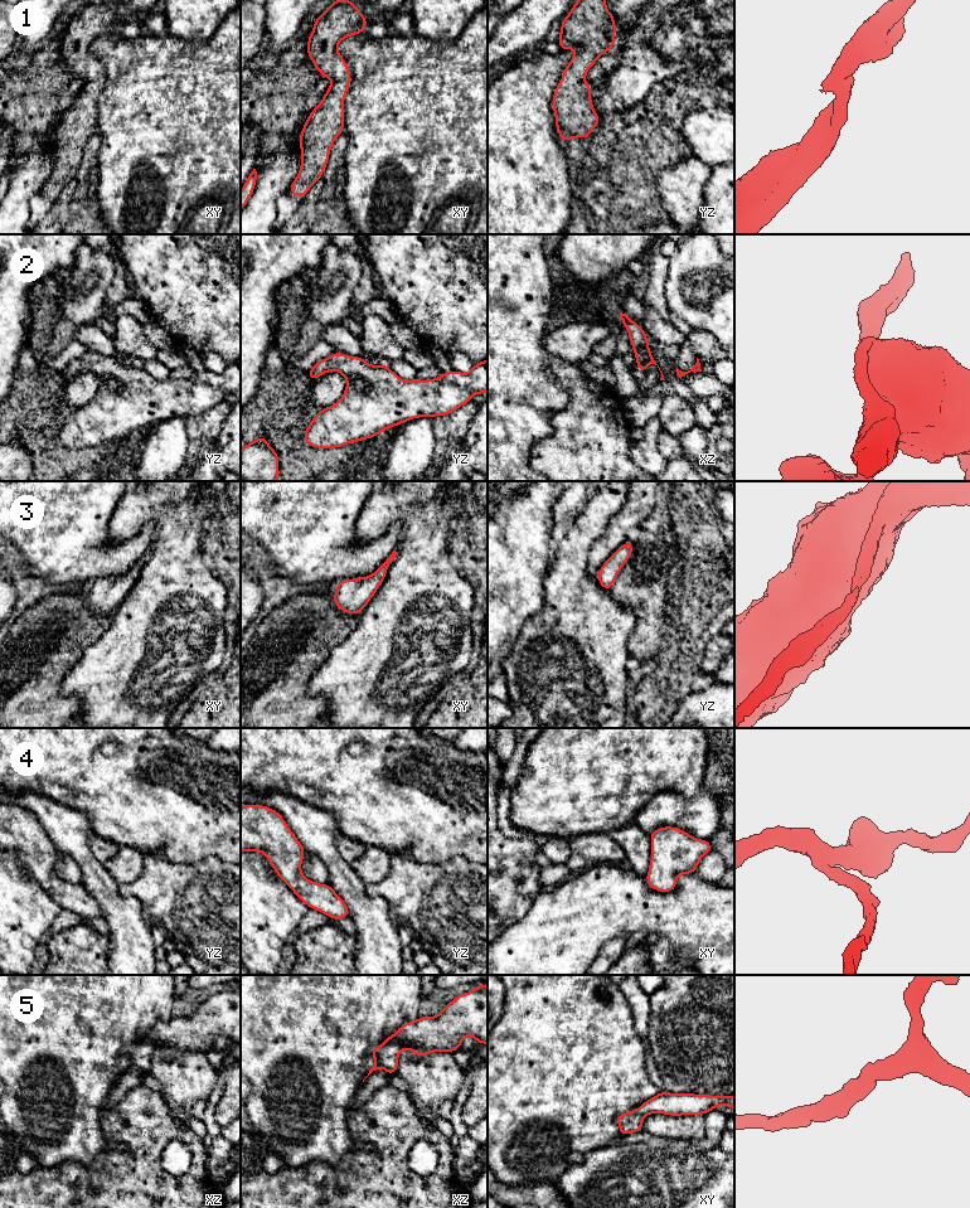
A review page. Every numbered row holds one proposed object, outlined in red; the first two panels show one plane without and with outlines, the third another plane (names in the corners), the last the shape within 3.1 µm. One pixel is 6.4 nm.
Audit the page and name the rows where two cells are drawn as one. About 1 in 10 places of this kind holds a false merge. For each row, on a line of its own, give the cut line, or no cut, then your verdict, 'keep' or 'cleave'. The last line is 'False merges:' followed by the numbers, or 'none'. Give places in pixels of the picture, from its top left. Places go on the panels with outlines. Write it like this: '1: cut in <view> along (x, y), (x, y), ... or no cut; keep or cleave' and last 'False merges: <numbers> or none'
1: no cut; keep
2: no cut; keep
3: no cut; keep
4: no cut; keep
5: no cut; keep
False merges: none

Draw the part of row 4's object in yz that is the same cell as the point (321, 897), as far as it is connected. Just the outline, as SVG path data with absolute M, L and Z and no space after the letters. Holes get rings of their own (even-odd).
M241 805L241 852L249 850L265 854L275 873L309 908L335 921L350 917L346 903L330 884L304 877L305 848L276 810L265 805Z

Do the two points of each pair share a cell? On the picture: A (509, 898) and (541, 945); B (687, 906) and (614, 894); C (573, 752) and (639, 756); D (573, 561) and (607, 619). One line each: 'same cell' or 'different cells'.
A: different cells
B: same cell
C: same cell
D: same cell

